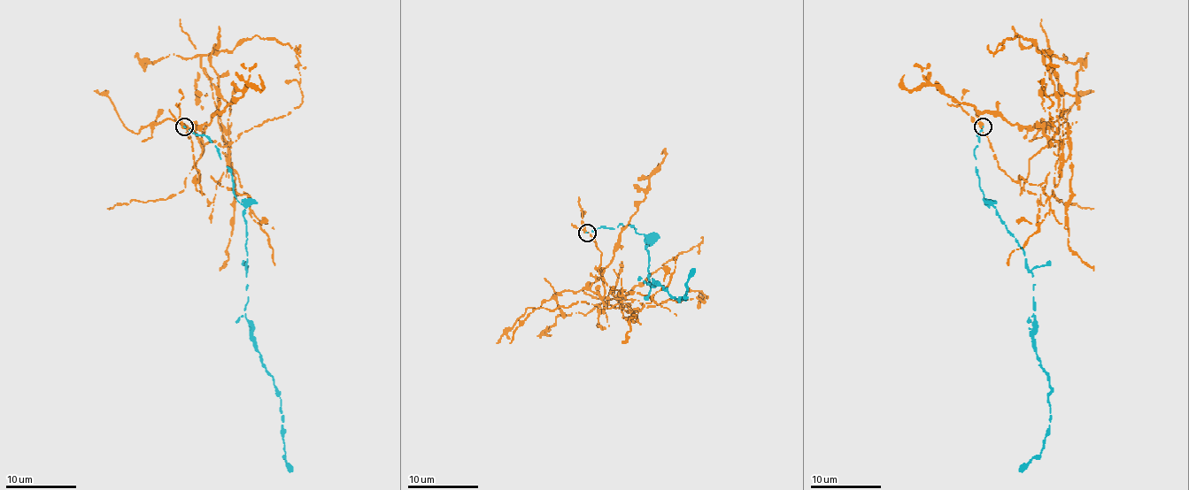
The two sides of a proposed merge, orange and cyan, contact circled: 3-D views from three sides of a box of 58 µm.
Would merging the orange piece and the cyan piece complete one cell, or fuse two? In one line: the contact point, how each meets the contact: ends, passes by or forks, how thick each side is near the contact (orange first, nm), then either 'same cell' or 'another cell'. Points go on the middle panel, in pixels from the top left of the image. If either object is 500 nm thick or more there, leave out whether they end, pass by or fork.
place (587, 233); orange forks; cyan ends; calibres 240 and 110 nm; another cell

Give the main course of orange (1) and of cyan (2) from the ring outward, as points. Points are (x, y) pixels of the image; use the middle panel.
1: (586, 232), (602, 253), (602, 301), (625, 299), (625, 318), (604, 301), (703, 237)
2: (586, 232), (621, 223), (634, 226), (648, 241), (646, 283), (662, 285), (678, 301), (685, 299), (694, 269)

